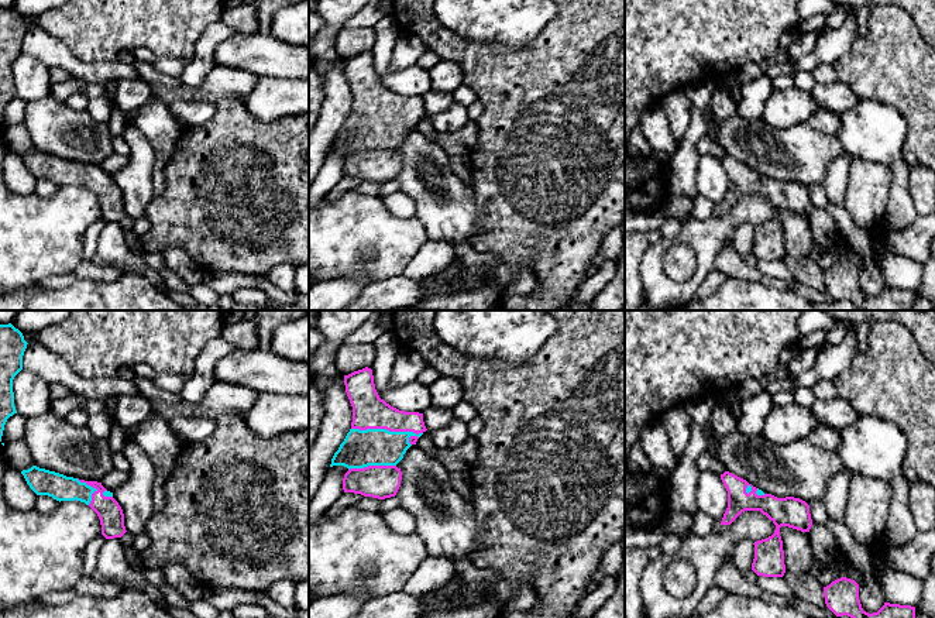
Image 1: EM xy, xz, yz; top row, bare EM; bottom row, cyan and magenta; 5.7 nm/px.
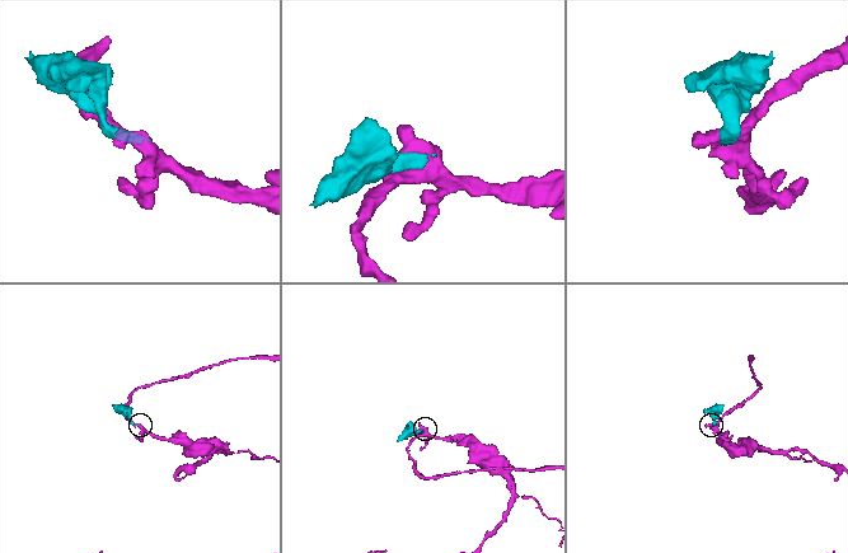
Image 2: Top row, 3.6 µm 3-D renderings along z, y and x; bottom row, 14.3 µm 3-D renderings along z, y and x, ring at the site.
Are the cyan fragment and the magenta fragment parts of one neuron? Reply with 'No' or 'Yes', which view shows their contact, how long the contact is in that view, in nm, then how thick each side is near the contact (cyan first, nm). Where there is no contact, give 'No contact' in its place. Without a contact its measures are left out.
Yes. Touches cyan in xz. Shared border 400 nm. Thickness 220 nm (cyan) against 190 nm

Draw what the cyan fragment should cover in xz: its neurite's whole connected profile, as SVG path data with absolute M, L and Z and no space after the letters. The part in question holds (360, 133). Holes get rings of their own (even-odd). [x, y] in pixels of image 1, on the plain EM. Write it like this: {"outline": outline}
{"outline": "M368 51L344 59L344 69L353 90L353 106L344 126L334 137L330 151L344 150L348 152L343 162L344 176L378 183L395 181L402 164L402 155L396 148L427 114L423 97L399 95L381 83L375 73L372 54Z"}

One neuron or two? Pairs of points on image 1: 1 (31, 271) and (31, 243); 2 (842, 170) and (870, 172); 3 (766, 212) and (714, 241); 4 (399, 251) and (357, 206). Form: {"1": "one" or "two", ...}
{"1": "one", "2": "two", "3": "one", "4": "one"}

